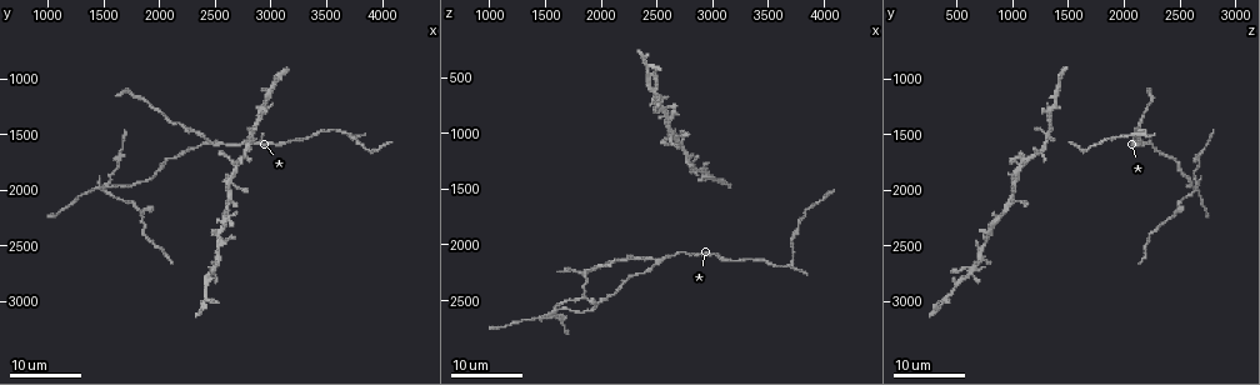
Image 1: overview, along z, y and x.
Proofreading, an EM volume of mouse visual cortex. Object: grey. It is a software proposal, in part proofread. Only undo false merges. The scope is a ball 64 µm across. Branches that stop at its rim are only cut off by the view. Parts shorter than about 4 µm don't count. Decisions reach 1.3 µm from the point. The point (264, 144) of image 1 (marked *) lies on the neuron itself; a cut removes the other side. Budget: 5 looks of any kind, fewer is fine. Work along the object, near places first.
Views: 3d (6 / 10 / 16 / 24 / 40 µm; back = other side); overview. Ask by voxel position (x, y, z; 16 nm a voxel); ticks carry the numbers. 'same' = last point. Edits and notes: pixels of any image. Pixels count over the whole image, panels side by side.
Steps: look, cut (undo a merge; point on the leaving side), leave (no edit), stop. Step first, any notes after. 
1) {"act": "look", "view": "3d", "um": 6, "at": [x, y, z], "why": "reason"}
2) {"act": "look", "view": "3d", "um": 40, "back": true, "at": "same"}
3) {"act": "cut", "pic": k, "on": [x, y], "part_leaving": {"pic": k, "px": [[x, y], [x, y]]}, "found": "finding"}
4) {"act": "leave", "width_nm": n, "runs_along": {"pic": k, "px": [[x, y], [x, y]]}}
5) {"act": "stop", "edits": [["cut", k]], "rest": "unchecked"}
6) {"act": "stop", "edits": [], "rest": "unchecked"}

{"act": "look", "view": "3d", "um": 16, "at": [2500, 1580, 2120], "why": "three arms meet"}

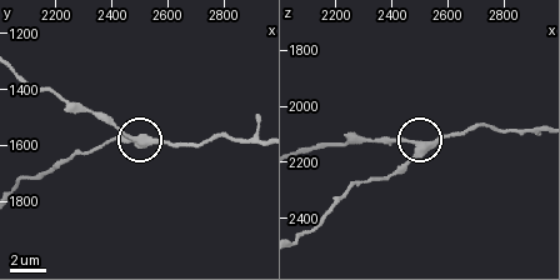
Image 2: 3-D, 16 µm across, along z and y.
{"act": "look", "view": "3d", "um": 10, "at": [2500, 1580, 2150]}

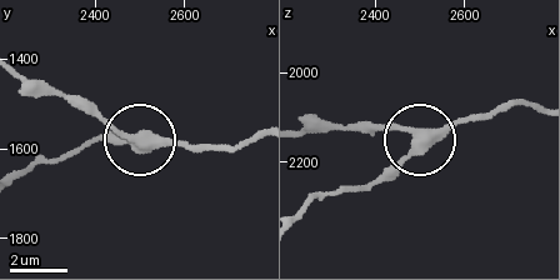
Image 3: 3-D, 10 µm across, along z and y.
{"act": "leave", "arms": 3, "runs_along": {"pic": 3, "px": [[256, 139], [155, 143], [120, 134], [79, 95]]}, "found": "all the same neuron"}

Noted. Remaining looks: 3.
{"act": "look", "view": "3d", "um": 16, "at": [1520, 1940, 2640], "why": "three arms meet"}

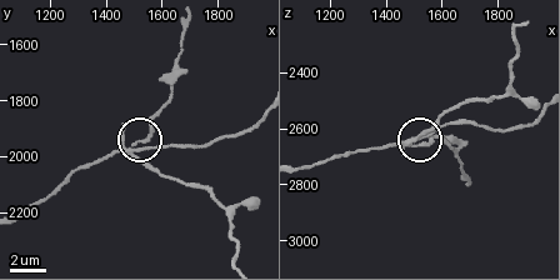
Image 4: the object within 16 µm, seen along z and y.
{"act": "look", "view": "3d", "um": 10, "at": [1540, 1950, 2670]}

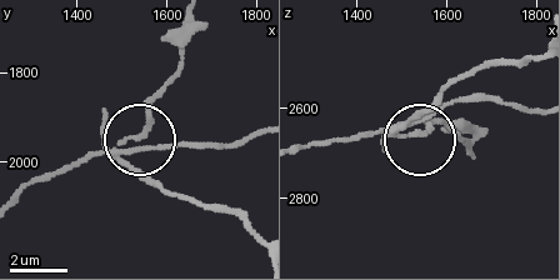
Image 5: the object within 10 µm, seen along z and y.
{"act": "cut", "pic": 5, "on": [104, 115], "width_nm": 170, "part_leaving": {"pic": 5, "px": [[115, 156], [206, 209], [234, 216], [256, 235]]}, "found": "a second neuron is stuck on"}

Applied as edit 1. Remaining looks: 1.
{"act": "stop", "edits": [["cut", 5]], "rest": "unchecked"}

